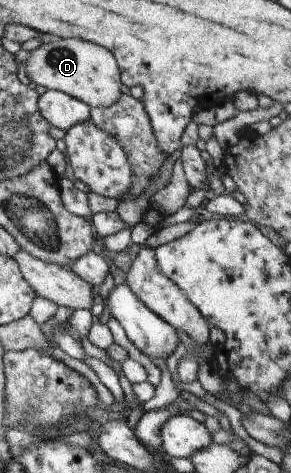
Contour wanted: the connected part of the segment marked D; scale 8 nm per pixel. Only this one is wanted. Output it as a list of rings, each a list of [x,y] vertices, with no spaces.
[[[59,38],[40,44],[25,59],[25,69],[21,74],[35,86],[63,92],[89,108],[111,106],[121,95],[119,88],[122,83],[113,54],[103,46],[93,46],[91,42],[79,38]]]

